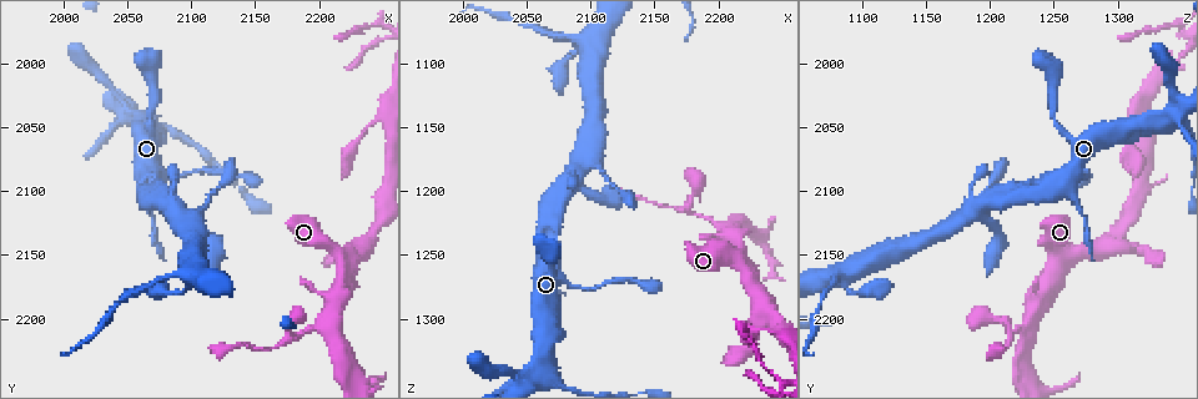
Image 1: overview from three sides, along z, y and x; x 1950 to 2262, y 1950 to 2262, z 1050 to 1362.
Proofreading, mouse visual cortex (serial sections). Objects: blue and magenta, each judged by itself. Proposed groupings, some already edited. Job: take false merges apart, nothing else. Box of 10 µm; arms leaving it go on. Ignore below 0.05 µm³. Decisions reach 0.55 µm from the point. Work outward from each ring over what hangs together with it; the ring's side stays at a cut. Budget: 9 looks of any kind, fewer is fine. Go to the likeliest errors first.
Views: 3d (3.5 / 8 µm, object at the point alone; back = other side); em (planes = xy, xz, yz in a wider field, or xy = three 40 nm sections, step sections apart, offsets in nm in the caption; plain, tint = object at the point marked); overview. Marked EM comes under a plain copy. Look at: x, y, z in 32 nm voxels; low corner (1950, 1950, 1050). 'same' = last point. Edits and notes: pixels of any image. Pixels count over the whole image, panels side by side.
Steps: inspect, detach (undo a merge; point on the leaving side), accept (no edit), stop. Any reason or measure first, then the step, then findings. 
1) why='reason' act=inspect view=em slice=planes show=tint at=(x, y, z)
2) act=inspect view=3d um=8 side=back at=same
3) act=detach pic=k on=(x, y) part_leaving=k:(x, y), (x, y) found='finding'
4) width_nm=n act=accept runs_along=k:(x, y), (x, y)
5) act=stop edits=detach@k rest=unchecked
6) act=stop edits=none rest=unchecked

act=inspect view=3d um=8 at=(2180, 2212, 1218)

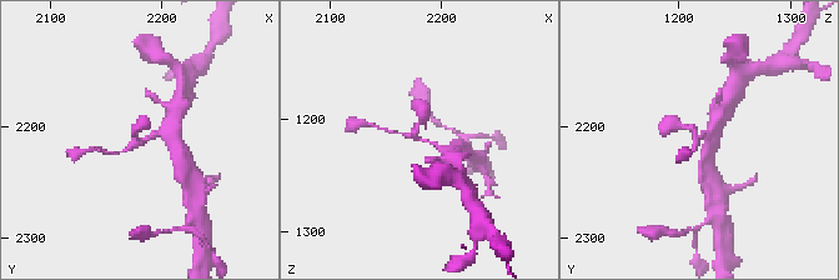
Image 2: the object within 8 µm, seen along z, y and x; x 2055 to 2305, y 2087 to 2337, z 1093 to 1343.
why='closer look' act=inspect view=3d um=3.5 at=same

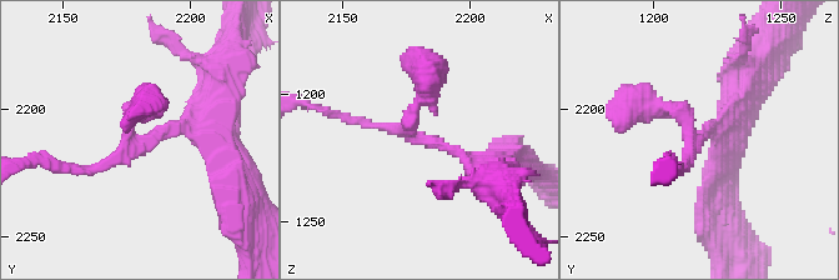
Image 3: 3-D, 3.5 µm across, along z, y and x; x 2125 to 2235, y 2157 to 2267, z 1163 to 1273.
arms=3 arm_widths_nm=100,200,200 why='need the tissue' act=inspect view=em slice=xy step=1 show=tint at=(2179, 2213, 1218)

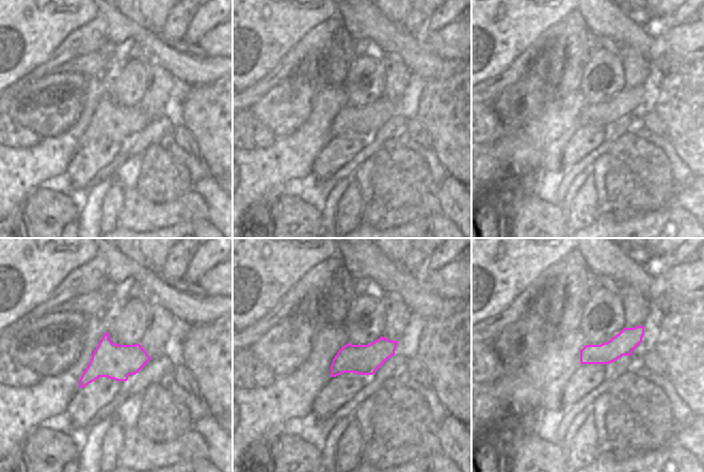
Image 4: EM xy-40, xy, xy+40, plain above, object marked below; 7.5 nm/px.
act=accept runs_along=4:(641, 329), (610, 351), (582, 360) found='one cell here'

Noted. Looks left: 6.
act=inspect view=3d um=8 at=(2064, 2098, 1258)

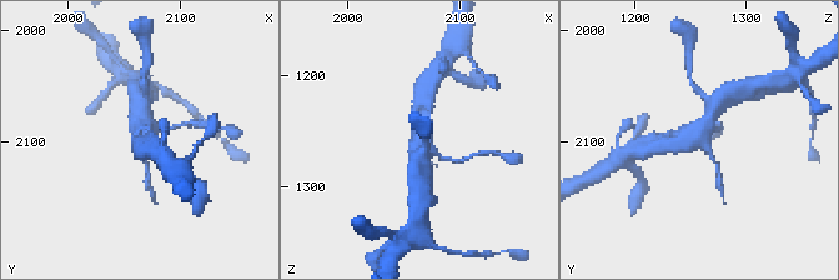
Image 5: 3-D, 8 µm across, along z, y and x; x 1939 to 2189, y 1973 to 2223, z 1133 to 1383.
act=inspect view=em slice=xy step=3 show=tint at=same

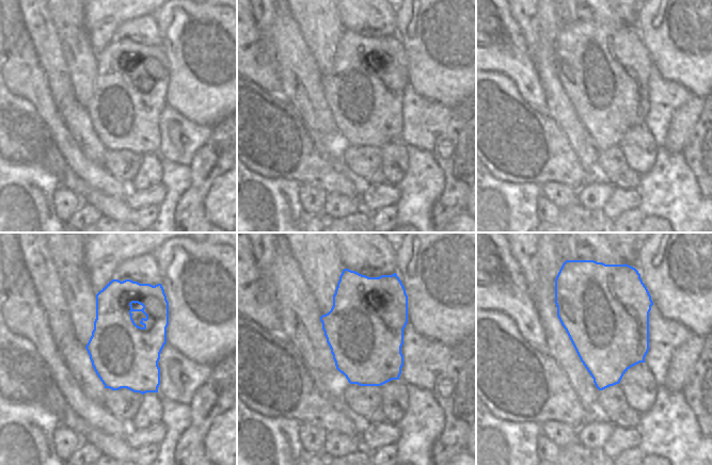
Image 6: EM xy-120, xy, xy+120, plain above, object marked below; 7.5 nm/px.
act=accept runs_along=5:(716, 105), (696, 141), (666, 148) found='continuous, no second cell'

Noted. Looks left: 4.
act=inspect view=3d um=3.5 at=(2090, 2120, 1196)

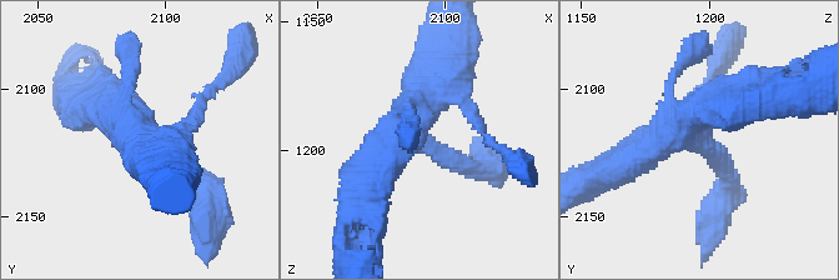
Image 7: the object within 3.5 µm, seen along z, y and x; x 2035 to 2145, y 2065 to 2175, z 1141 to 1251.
act=inspect view=em slice=xy step=3 show=tint at=same

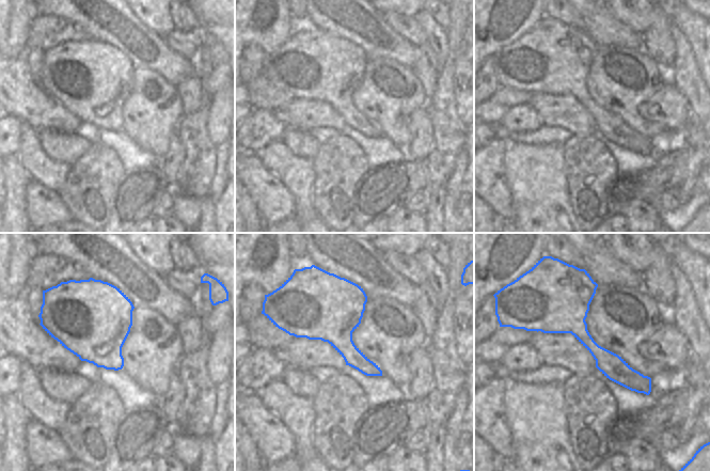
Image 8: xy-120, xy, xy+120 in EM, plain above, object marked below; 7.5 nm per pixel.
act=accept runs_along=8:(583, 284), (580, 332), (647, 391) found='all the same cell'

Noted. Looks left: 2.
act=inspect view=3d um=3.5 at=(2074, 2170, 1078)

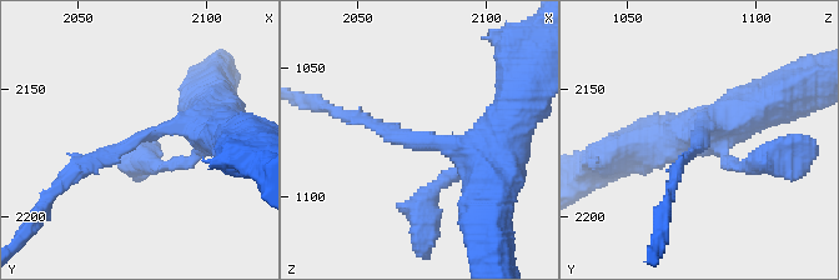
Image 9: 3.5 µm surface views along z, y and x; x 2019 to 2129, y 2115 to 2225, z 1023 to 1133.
act=inspect view=em slice=xy step=5 show=tint at=(2074, 2169, 1078)

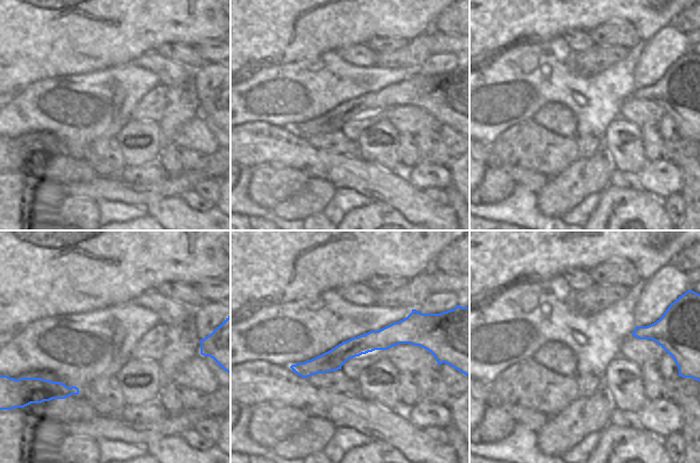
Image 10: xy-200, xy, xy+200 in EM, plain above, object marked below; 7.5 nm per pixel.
arm_widths_nm=150,450 act=accept runs_along=10:(420, 341), (375, 339), (295, 368) found='all the same cell'

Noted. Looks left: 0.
act=stop edits=none rest=unchecked

